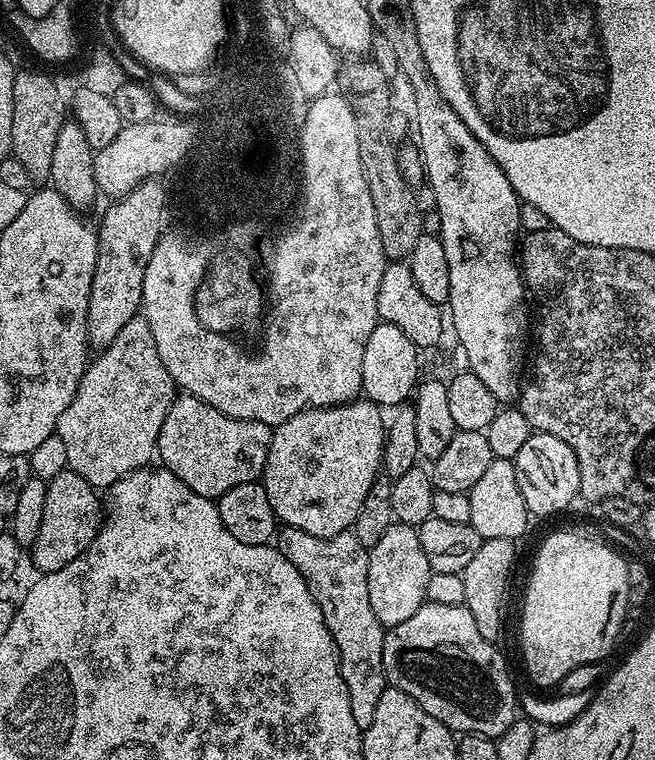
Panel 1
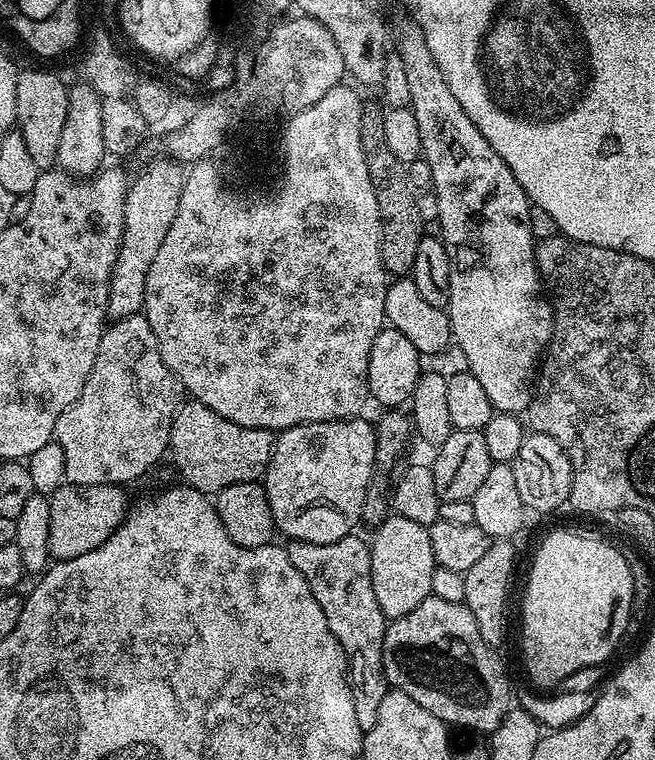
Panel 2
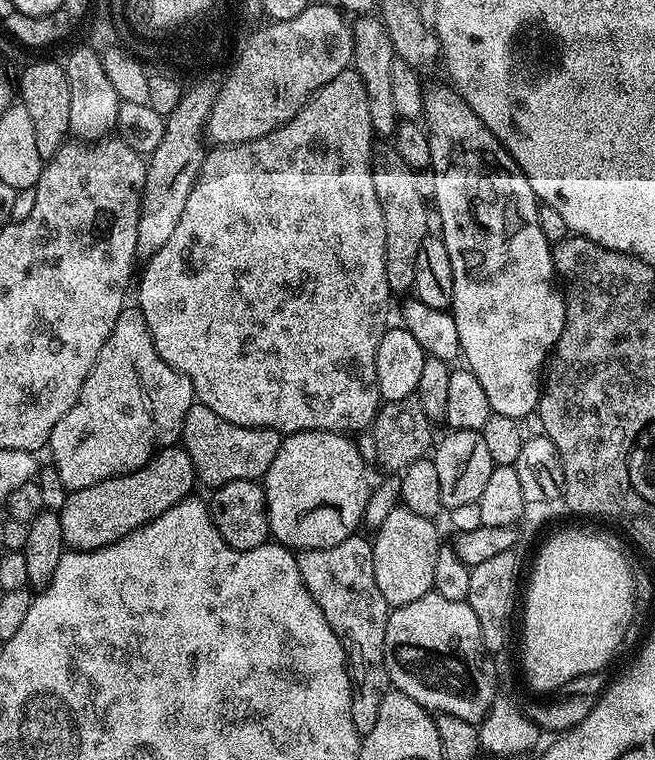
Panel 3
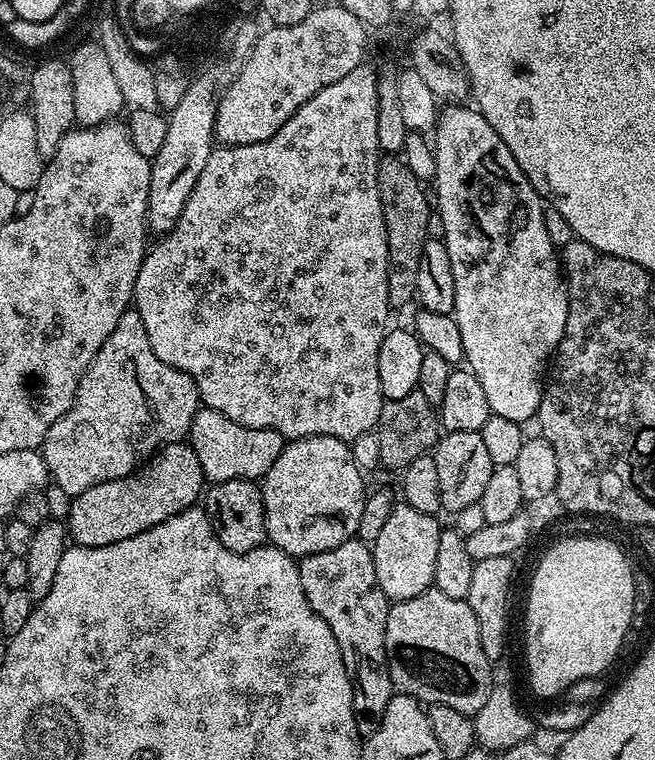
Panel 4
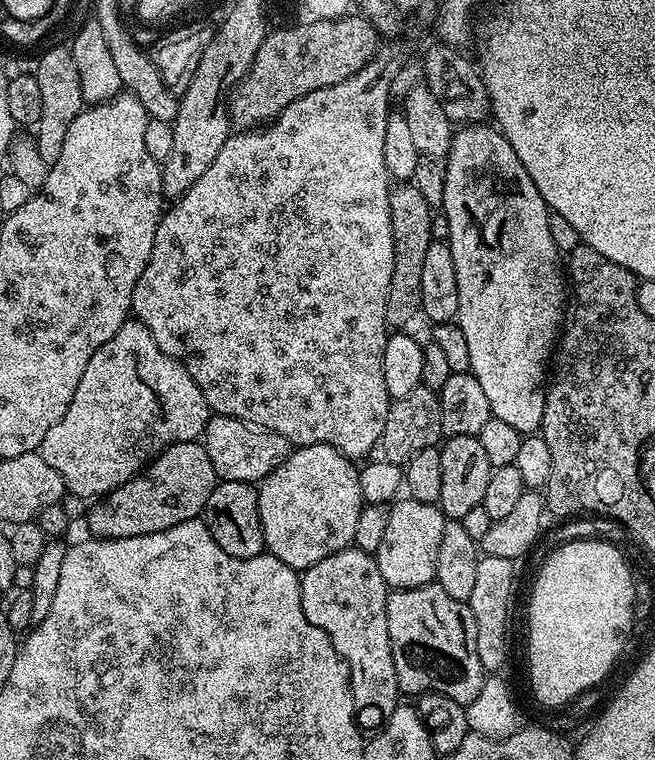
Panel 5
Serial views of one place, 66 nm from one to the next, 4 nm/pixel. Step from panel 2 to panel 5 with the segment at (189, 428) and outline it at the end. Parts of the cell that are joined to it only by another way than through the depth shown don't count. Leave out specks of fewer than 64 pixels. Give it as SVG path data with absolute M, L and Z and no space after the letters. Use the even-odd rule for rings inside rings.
M218 415L209 419L204 428L202 443L206 454L210 454L210 462L214 462L214 470L220 480L247 484L256 484L264 480L275 468L282 466L282 462L286 462L286 458L294 450L294 446L286 438L282 438L282 434L274 434L229 416Z

